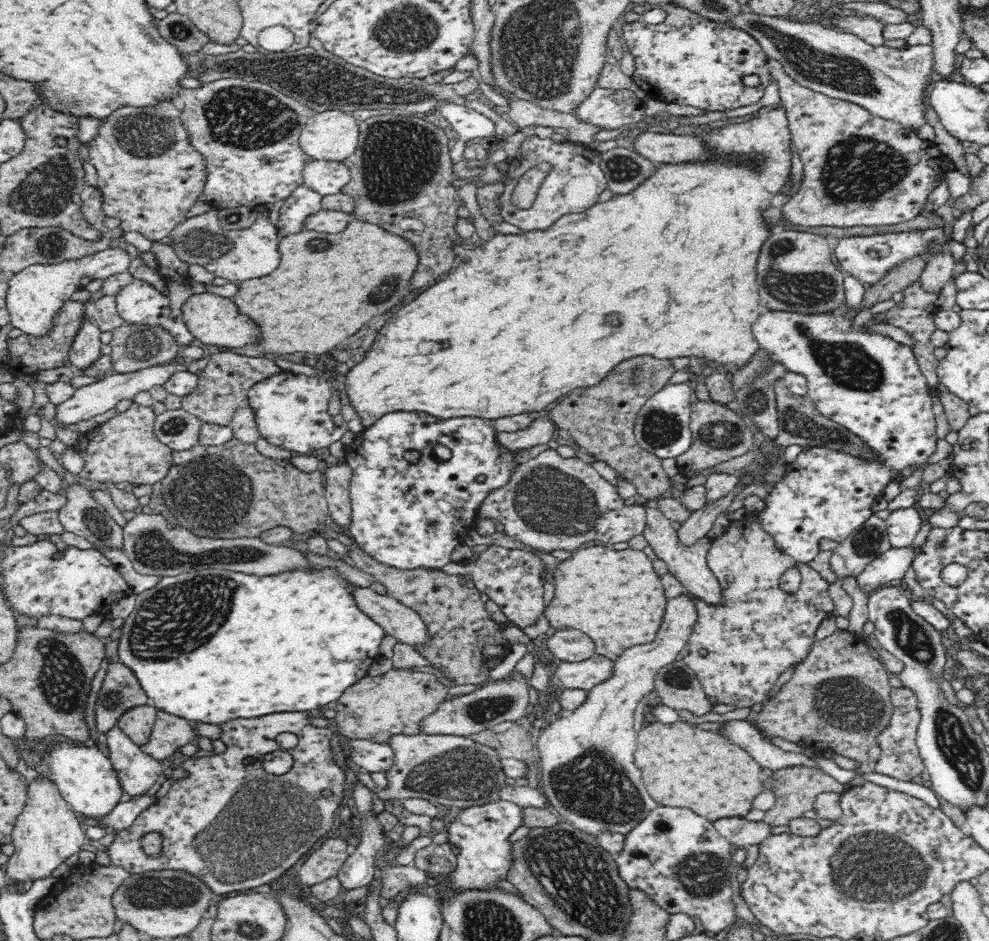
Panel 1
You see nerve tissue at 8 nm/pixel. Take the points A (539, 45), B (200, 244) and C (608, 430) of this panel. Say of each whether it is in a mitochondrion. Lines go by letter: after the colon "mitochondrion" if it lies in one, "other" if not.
A: mitochondrion
B: mitochondrion
C: other

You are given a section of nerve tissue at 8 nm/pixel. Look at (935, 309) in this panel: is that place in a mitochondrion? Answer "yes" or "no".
no

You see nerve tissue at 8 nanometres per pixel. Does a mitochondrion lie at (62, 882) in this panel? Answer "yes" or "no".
no

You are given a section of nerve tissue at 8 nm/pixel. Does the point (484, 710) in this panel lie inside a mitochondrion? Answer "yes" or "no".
yes

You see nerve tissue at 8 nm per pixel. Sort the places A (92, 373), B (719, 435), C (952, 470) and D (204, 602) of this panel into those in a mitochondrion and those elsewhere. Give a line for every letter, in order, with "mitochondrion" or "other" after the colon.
A: other
B: mitochondrion
C: other
D: mitochondrion

